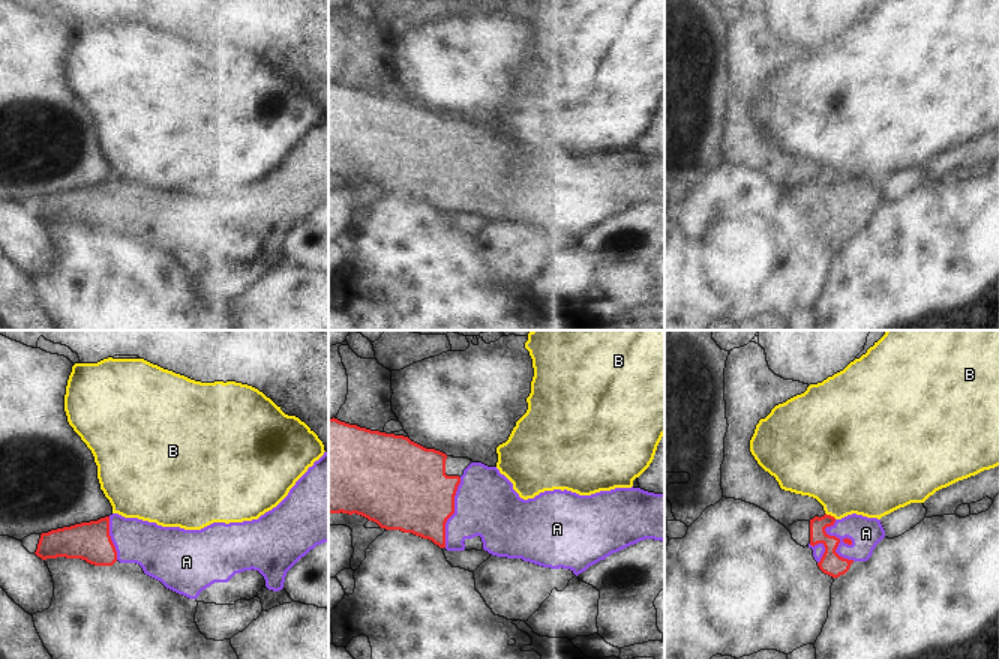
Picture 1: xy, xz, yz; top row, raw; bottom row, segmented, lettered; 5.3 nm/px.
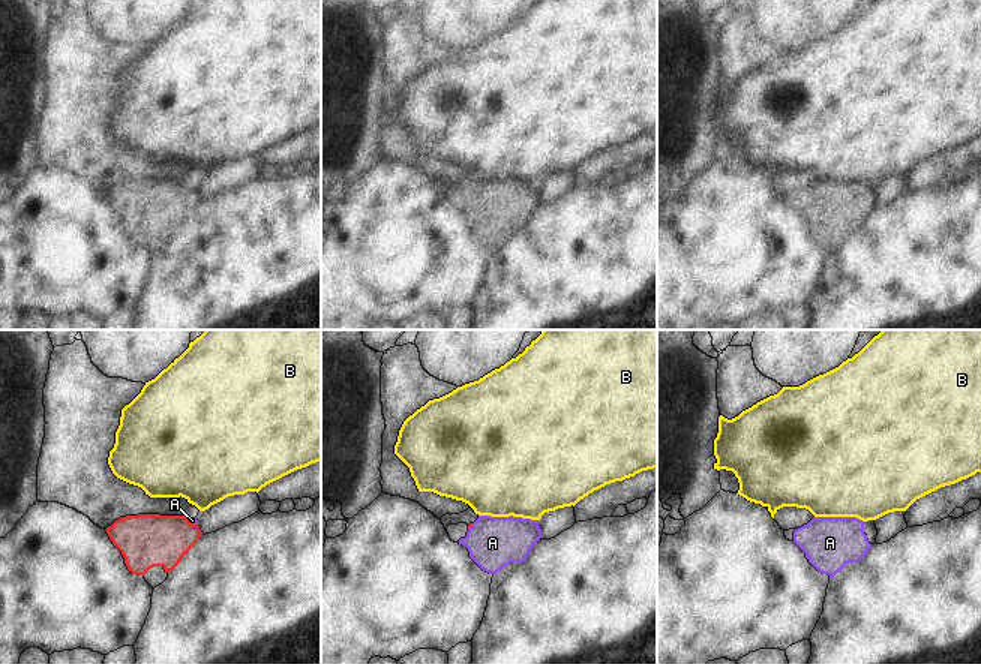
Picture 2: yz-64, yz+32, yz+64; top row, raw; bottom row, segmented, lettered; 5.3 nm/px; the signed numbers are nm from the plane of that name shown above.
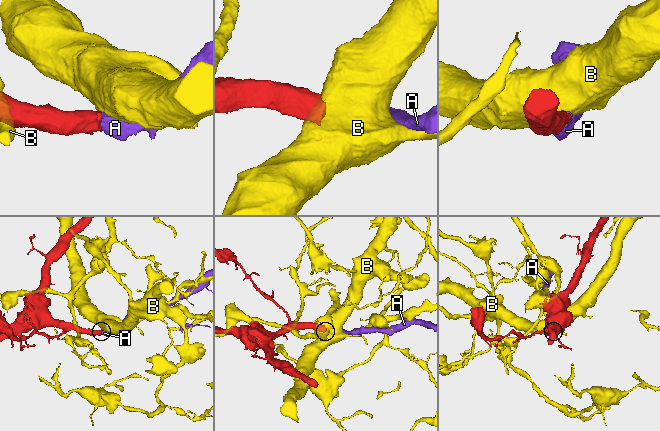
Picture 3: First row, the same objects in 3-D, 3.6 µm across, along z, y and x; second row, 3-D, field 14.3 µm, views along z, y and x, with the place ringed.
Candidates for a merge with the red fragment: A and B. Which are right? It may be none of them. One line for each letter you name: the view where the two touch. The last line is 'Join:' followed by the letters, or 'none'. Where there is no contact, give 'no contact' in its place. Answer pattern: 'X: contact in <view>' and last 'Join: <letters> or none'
A: contact in yz
Join: A

